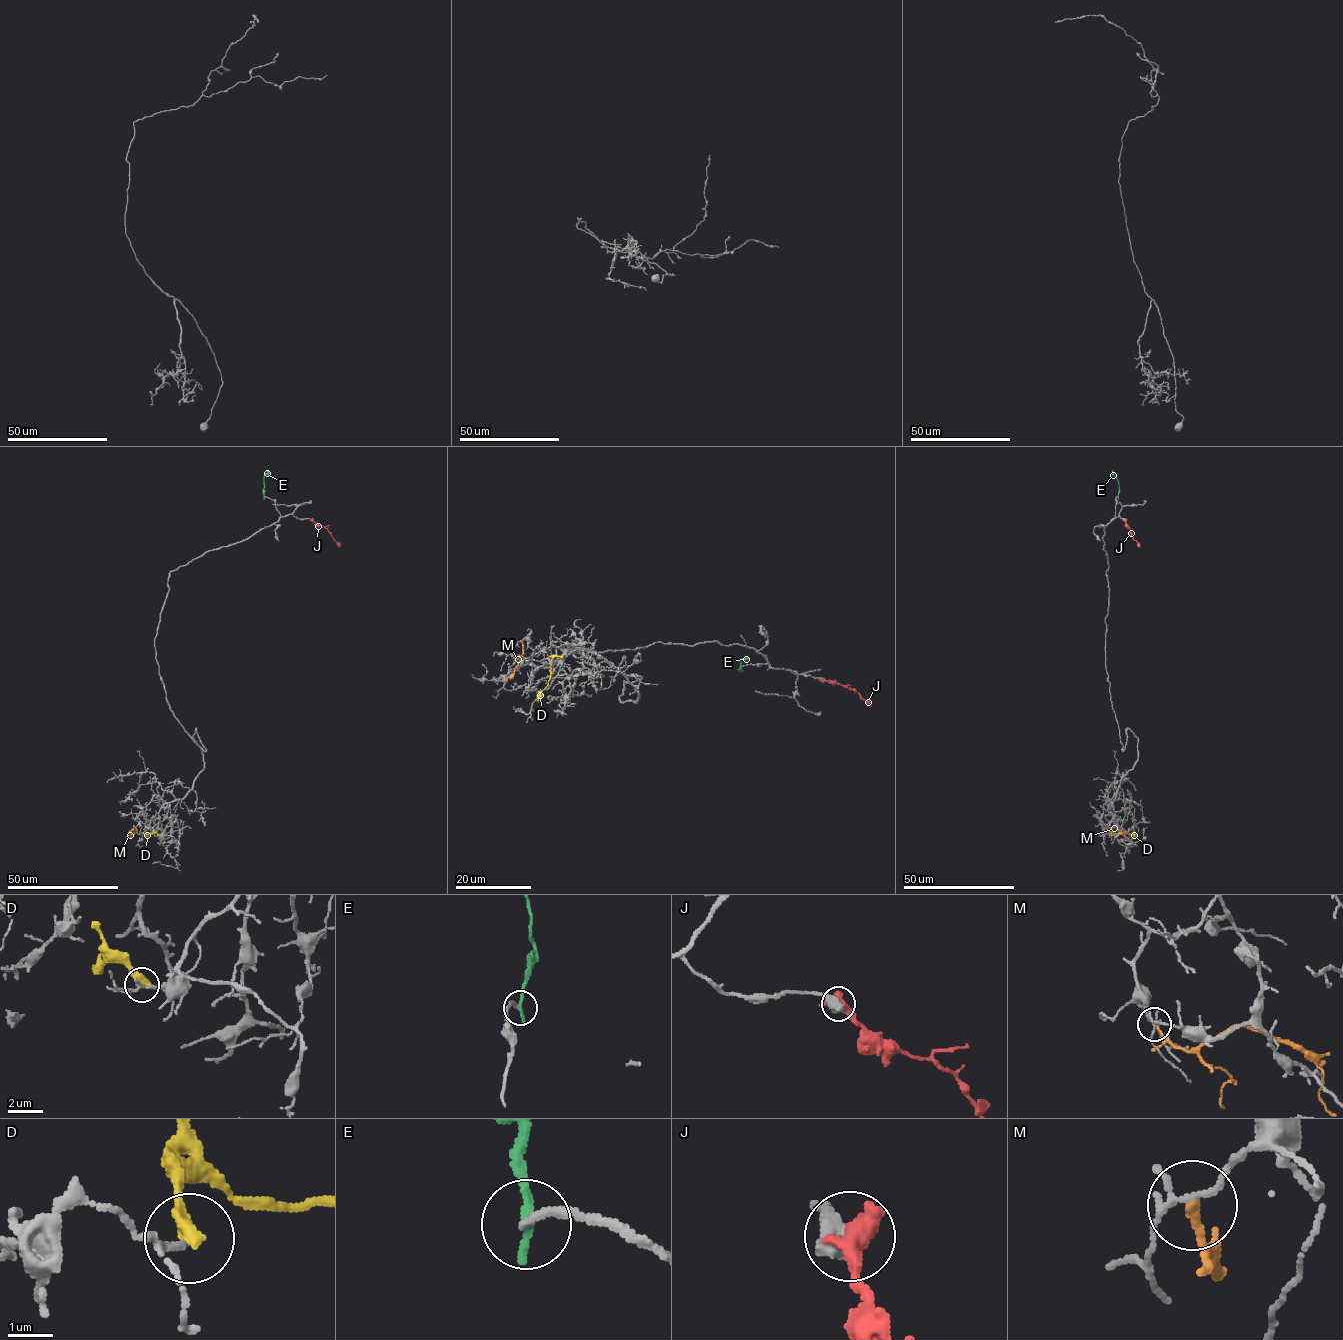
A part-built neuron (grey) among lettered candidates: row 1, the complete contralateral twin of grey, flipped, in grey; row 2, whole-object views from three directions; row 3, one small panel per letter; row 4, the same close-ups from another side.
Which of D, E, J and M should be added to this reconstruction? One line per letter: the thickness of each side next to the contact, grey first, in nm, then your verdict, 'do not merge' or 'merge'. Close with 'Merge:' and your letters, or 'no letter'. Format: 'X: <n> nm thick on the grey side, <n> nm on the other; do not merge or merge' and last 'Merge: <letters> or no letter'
D: 110 nm thick on the grey side, 400 nm on the other; do not merge
E: 200 nm thick on the grey side, 240 nm on the other; do not merge
J: 600 nm thick on the grey side, 650 nm on the other; do not merge
M: 120 nm thick on the grey side, 170 nm on the other; do not merge
Merge: no letter

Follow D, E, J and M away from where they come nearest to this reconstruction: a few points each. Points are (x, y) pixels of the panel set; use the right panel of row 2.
D: (1111, 835), (1113, 833), (1128, 833), (1138, 837)
E: (1117, 497), (1119, 485), (1112, 471)
J: (1125, 520), (1139, 547)
M: (1102, 827), (1105, 830), (1117, 828), (1125, 839)

